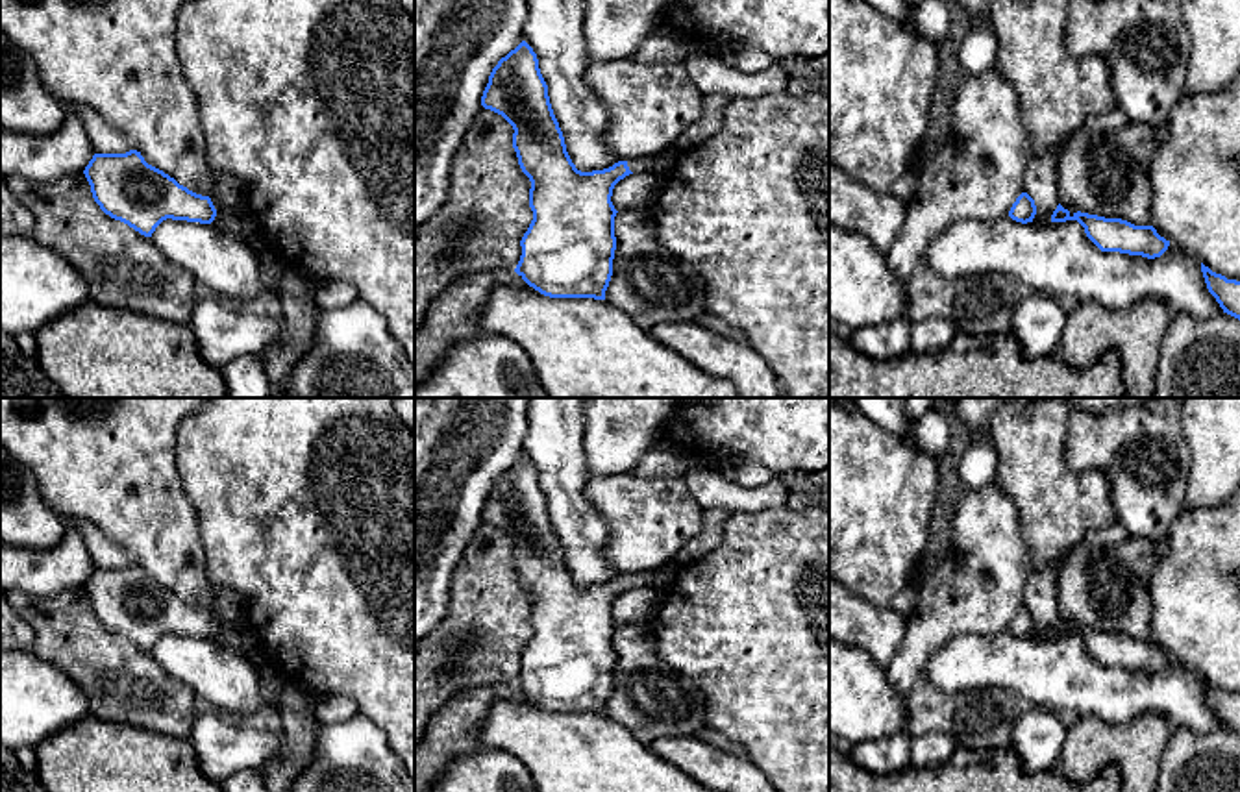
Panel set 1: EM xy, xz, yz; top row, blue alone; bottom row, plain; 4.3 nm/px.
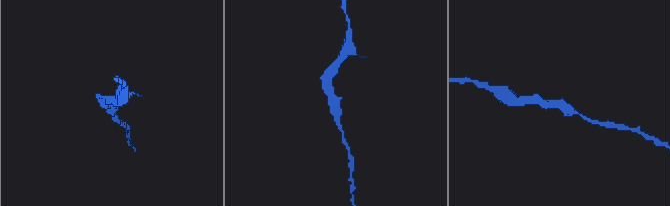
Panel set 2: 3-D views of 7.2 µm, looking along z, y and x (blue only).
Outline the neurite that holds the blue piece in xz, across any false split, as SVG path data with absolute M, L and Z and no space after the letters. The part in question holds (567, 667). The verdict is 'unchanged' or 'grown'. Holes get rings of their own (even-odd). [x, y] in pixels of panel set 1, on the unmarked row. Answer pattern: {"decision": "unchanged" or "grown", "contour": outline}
{"decision": "grown", "contour": "M526 455L492 483L481 520L513 540L513 563L531 596L533 635L520 655L522 670L515 687L550 712L605 714L616 664L613 603L633 587L664 592L679 566L672 563L603 585L577 585L553 529L537 468Z"}

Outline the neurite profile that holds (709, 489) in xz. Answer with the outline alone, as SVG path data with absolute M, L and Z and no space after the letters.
M694 464L685 474L685 485L692 500L705 509L731 513L761 513L785 505L790 490L775 476L764 487L740 487L725 479L718 468Z

